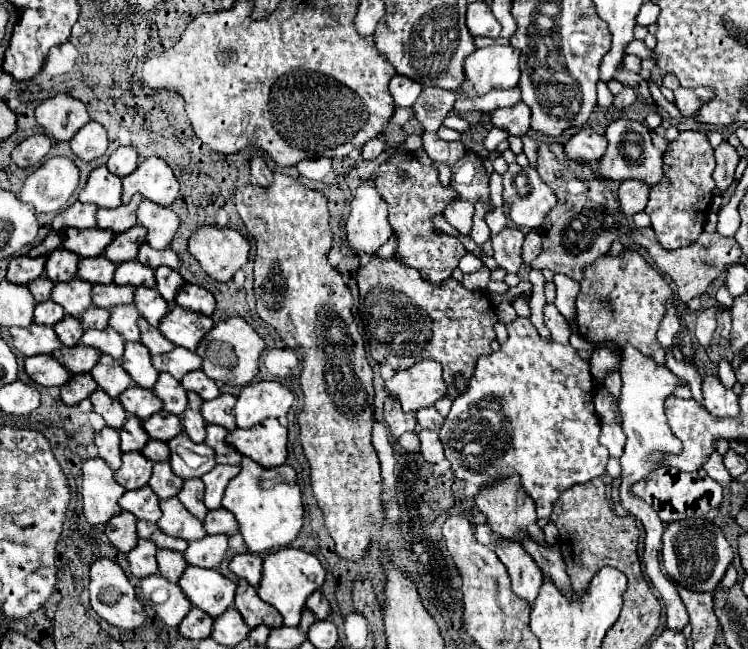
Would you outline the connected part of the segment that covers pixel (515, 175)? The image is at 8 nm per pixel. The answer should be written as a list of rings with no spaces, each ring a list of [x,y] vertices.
[[[512,163],[504,173],[504,205],[514,225],[538,231],[546,215],[554,209],[556,195],[548,191],[536,169],[522,169],[518,163]]]

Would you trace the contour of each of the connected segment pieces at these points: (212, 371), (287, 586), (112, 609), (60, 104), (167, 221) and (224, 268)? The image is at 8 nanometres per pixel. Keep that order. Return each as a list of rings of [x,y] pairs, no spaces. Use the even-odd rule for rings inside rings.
[[[230,317],[214,325],[210,333],[202,337],[202,341],[196,347],[196,353],[202,357],[202,371],[210,379],[214,379],[216,383],[244,387],[252,383],[254,375],[258,373],[258,359],[264,349],[266,349],[264,339],[252,329],[250,323],[246,323],[242,317]]]
[[[280,549],[264,557],[258,595],[262,601],[274,605],[280,611],[280,615],[284,617],[284,625],[296,627],[296,623],[300,623],[300,613],[304,609],[306,599],[316,589],[322,587],[324,577],[326,577],[326,571],[314,555],[304,553],[300,549]]]
[[[96,559],[90,567],[90,605],[92,609],[110,625],[120,629],[136,629],[146,621],[146,613],[142,609],[142,601],[136,599],[134,587],[130,585],[128,577],[120,569],[116,561],[110,559]]]
[[[60,93],[36,107],[36,119],[56,141],[70,141],[90,121],[90,115],[78,99]]]
[[[142,199],[136,215],[138,215],[138,225],[142,225],[148,231],[146,243],[152,249],[168,249],[180,225],[176,213],[170,207],[156,207],[148,203],[148,199]]]
[[[200,227],[188,241],[190,255],[218,283],[226,283],[248,263],[250,245],[234,229]]]

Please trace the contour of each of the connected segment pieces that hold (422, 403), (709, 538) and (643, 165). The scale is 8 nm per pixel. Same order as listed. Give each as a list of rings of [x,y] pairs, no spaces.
[[[432,359],[420,361],[384,381],[384,389],[400,401],[400,407],[406,413],[434,405],[434,401],[444,397],[442,367]]]
[[[684,519],[668,525],[662,537],[662,565],[672,581],[688,591],[712,593],[732,563],[732,549],[722,529],[708,519]]]
[[[616,119],[606,127],[604,133],[606,141],[608,141],[608,149],[600,159],[598,171],[596,175],[600,179],[610,179],[610,181],[626,181],[626,179],[636,179],[636,181],[644,181],[646,185],[654,187],[656,183],[662,181],[664,171],[664,153],[658,151],[652,145],[648,127],[644,127],[638,121],[630,121],[630,119]]]

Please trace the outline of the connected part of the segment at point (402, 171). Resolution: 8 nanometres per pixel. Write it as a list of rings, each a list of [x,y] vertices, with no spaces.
[[[392,151],[388,161],[382,163],[374,173],[374,185],[388,203],[388,223],[398,239],[394,257],[404,265],[418,269],[420,275],[430,283],[442,283],[448,279],[468,251],[456,237],[438,233],[432,217],[442,215],[446,205],[458,199],[458,193],[452,187],[442,187],[438,181],[438,171],[432,165],[422,165],[416,153],[410,151]]]

